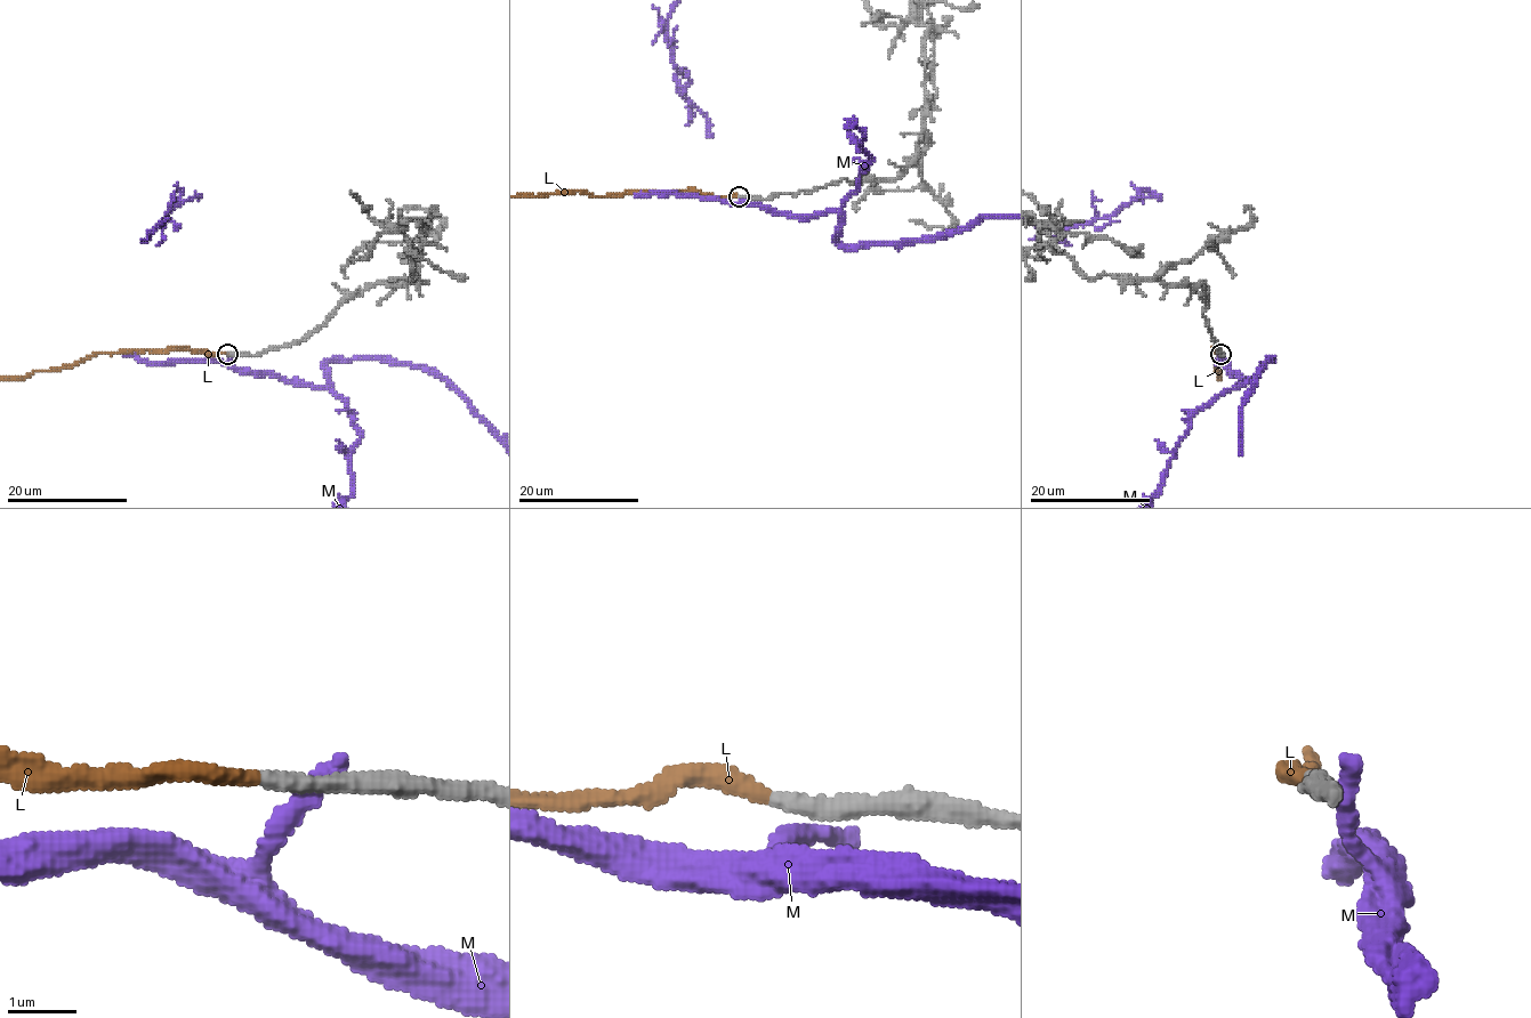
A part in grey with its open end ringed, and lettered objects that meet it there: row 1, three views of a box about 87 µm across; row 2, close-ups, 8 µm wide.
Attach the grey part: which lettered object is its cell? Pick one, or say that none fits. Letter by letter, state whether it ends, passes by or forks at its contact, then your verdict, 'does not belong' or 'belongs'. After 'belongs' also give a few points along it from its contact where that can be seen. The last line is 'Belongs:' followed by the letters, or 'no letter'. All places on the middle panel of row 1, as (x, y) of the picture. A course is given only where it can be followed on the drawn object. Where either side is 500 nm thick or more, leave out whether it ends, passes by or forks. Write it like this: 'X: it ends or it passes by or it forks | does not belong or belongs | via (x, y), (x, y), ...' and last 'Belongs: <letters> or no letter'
L: it ends | belongs
M: it ends | does not belong
Belongs: L

